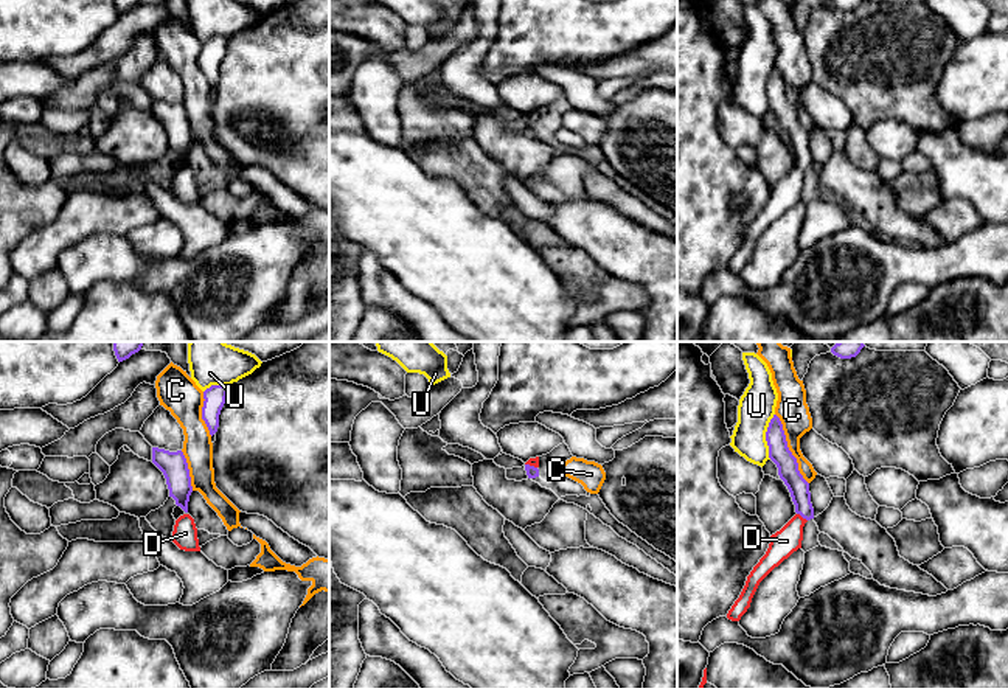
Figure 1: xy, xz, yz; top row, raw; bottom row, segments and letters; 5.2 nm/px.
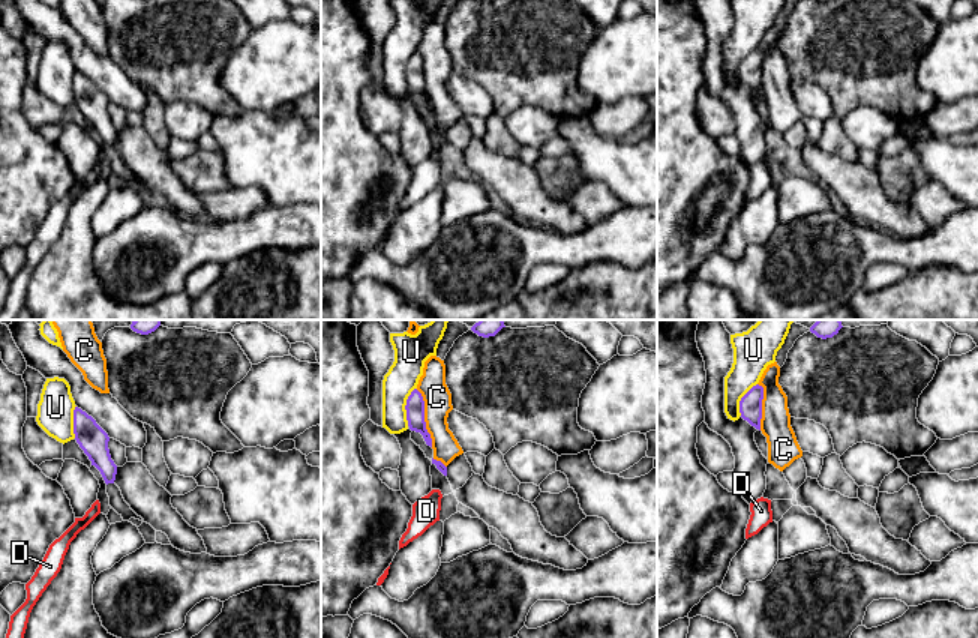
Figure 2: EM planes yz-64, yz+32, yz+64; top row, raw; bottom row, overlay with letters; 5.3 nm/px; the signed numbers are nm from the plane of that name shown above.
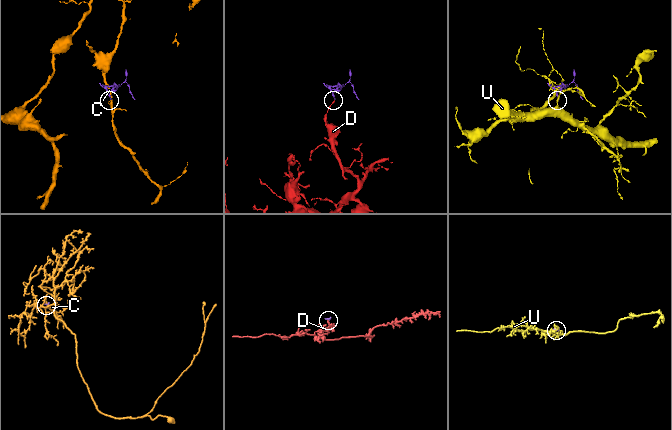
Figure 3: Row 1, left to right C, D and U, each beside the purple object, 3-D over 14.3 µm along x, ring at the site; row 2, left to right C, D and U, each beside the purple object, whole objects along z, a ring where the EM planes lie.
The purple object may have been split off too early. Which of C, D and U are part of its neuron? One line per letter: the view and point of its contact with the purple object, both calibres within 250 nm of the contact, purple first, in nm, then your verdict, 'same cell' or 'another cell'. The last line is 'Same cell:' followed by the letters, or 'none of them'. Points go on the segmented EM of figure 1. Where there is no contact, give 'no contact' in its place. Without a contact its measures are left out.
C: contact yz (788, 449); calibres 110 and 160 nm; another cell
D: contact yz (802, 516); calibres 110 and 140 nm; same cell
U: contact yz (766, 437); calibres 110 and 190 nm; another cell
Same cell: D

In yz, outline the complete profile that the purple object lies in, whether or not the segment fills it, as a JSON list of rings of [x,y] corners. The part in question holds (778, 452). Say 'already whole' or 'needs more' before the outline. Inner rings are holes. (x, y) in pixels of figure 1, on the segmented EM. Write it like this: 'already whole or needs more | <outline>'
needs more | [[[777,415],[769,422],[766,441],[769,458],[777,464],[778,475],[791,492],[797,514],[780,531],[770,536],[766,554],[747,576],[739,598],[727,613],[727,618],[732,621],[739,621],[747,612],[759,582],[794,551],[801,548],[803,526],[808,520],[814,519],[809,483],[798,471],[797,458],[787,447],[783,424]]]

